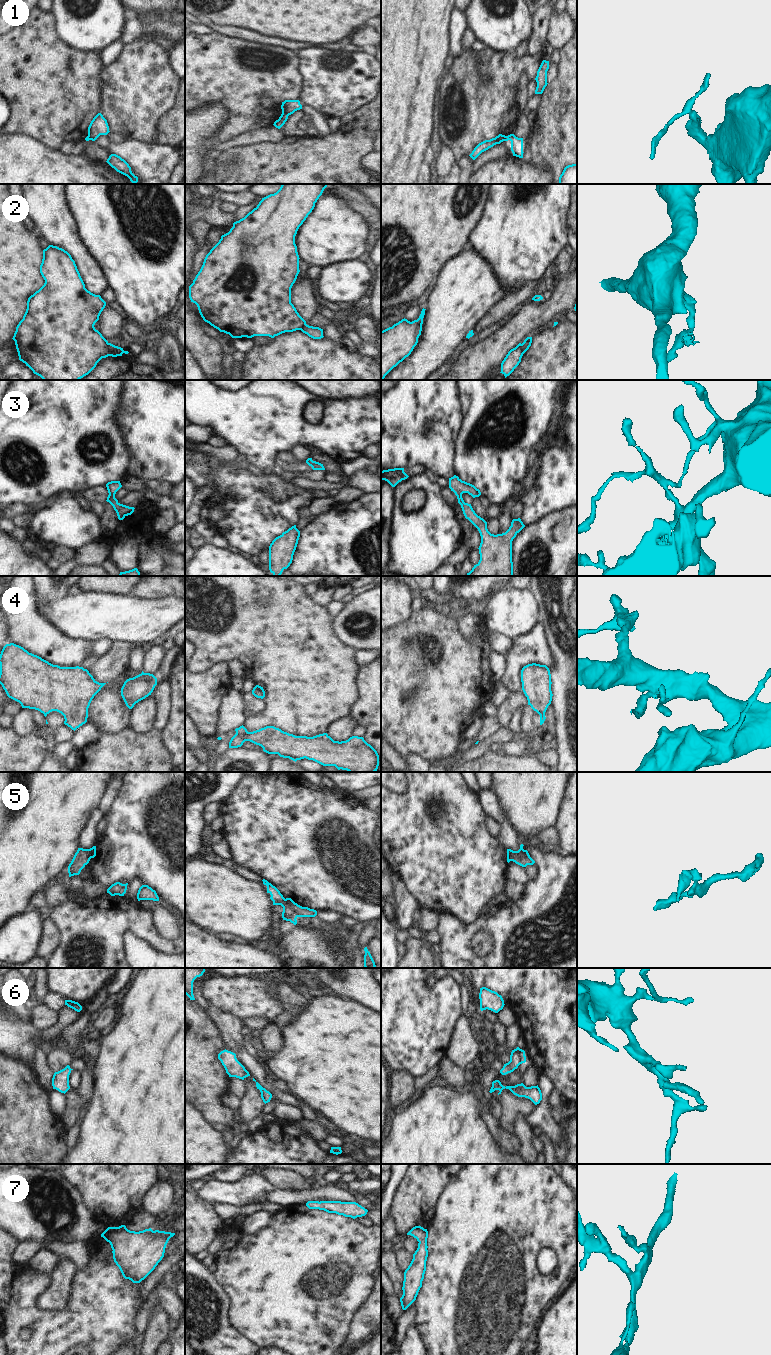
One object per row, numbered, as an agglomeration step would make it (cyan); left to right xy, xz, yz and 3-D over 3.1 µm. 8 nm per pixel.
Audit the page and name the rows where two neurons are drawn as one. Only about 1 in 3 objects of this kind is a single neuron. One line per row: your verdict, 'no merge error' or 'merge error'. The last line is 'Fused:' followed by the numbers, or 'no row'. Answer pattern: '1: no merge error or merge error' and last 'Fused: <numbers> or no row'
1: merge error
2: merge error
3: no merge error
4: merge error
5: merge error
6: no merge error
7: no merge error
Fused: 1, 2, 4, 5

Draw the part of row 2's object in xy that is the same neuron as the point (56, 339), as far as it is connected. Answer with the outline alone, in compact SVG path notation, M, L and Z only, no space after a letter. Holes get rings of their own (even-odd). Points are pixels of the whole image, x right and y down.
M49 245L46 249L44 249L43 259L40 265L40 273L44 278L45 283L38 291L28 298L26 312L23 319L17 325L16 331L12 338L15 341L19 360L25 363L34 374L40 376L43 380L80 380L84 376L88 375L102 358L106 358L108 356L117 357L122 356L123 353L129 353L128 351L124 351L123 353L113 355L108 349L108 341L98 330L95 329L94 325L99 320L99 316L105 308L106 302L101 298L100 295L95 295L85 288L85 284L80 276L75 261L67 251L53 245Z

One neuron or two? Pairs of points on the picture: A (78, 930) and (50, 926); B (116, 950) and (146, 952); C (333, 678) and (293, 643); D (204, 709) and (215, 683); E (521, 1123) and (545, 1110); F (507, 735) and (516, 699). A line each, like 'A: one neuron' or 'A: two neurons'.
A: two neurons
B: two neurons
C: one neuron
D: one neuron
E: two neurons
F: two neurons

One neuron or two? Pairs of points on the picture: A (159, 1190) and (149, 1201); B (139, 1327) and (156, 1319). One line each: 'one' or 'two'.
A: one
B: two

